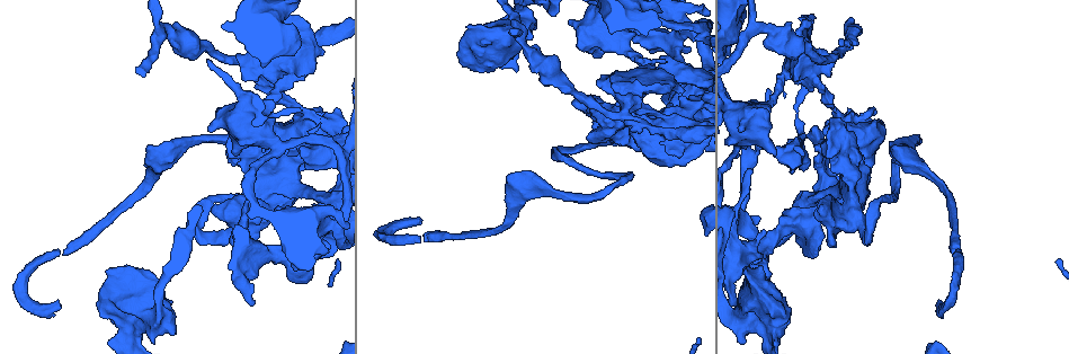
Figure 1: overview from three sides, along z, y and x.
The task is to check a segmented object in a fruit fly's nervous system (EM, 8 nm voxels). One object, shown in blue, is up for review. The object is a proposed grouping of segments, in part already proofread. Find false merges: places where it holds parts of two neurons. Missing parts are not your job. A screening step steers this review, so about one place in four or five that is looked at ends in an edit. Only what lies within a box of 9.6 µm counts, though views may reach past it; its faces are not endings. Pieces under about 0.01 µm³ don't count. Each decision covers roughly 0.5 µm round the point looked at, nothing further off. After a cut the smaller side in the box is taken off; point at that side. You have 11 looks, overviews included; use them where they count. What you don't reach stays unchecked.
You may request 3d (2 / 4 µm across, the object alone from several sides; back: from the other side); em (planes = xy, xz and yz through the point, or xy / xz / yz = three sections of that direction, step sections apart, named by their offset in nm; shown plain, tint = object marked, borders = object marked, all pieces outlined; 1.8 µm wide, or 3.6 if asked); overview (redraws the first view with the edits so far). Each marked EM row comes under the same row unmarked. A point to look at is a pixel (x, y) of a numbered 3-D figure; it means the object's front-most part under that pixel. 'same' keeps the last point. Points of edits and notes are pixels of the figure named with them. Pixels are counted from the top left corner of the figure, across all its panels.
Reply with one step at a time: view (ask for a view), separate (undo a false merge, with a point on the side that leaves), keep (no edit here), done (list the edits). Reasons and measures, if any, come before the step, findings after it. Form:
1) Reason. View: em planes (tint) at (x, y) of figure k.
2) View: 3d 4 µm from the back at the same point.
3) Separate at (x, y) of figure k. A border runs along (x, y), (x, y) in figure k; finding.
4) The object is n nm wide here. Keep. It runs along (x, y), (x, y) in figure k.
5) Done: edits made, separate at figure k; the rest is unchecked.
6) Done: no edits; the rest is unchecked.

A narrow waist. View: em planes (tint) at (257, 252) of figure 1.

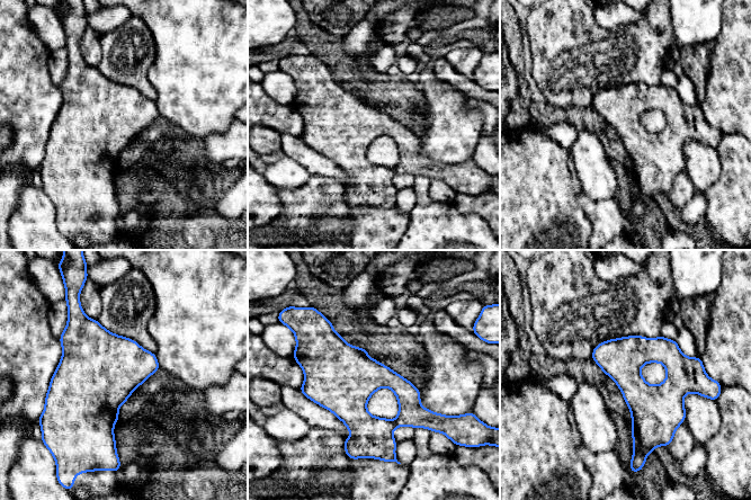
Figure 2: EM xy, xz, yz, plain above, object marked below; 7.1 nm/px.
Keep. One neuron here.

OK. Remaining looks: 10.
Sudden change in width. View: em 3.6 µm xz step 16 (tint) at (254, 221) of figure 1.

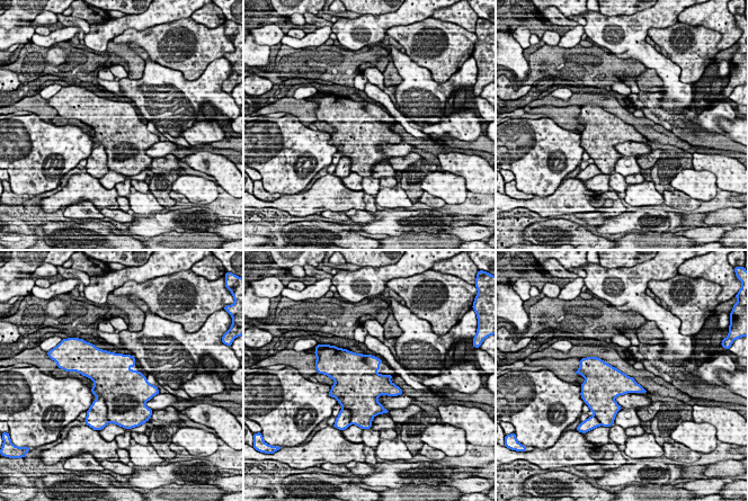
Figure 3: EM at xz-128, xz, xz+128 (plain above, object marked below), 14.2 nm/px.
Keep. One neuron here.

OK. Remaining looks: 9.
Calibre changes. View: em 3.6 µm xz step 16 (tint) at (489, 45) of figure 1.

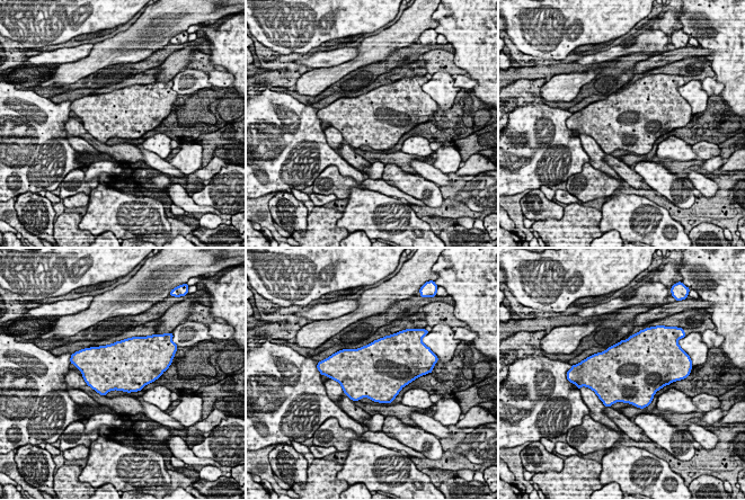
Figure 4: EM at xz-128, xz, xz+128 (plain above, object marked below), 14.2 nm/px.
Another direction. View: em 3.6 µm planes (tint) at the same point.

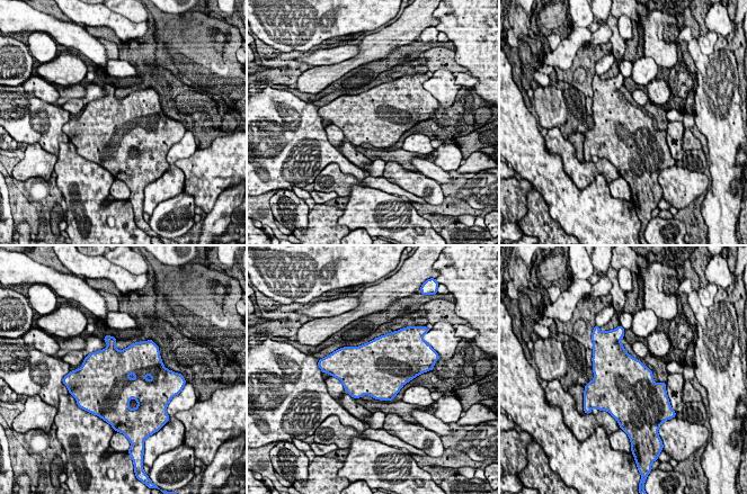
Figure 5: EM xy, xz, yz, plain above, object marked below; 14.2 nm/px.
Keep. Continuous, no second neuron.

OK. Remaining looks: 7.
Sharp bend. View: em 3.6 µm yz step 4 (tint) at (838, 153) of figure 1.

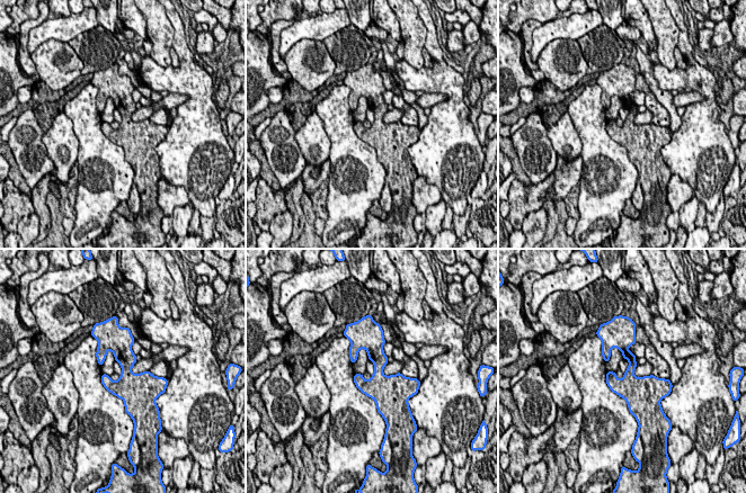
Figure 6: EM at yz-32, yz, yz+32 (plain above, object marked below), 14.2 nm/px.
View: em 3.6 µm planes (tint) at the same point.

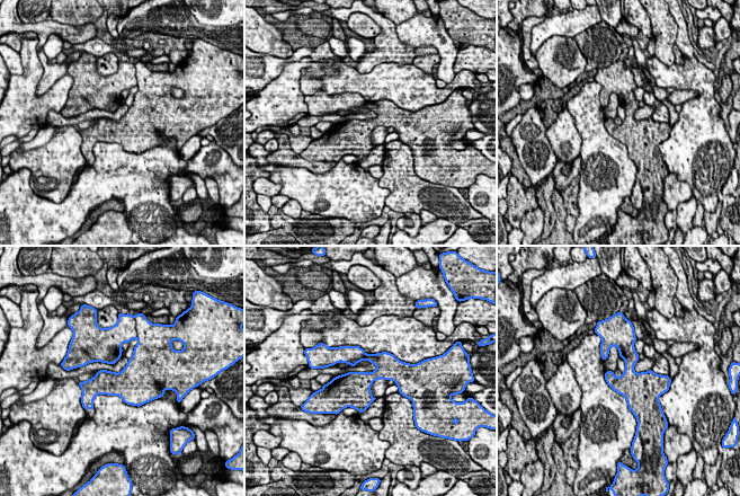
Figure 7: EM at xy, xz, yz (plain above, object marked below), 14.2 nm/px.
The object is 260 nm wide here. Keep. One neuron here.

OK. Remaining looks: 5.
Thick turns thin. View: 3d 4 µm from the back at (803, 219) of figure 1.

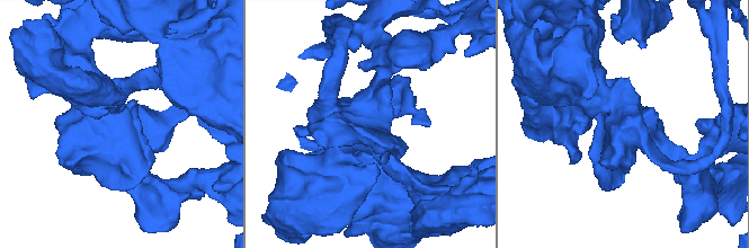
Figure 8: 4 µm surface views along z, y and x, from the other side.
View: em planes (tint) at (620, 122) of figure 8.

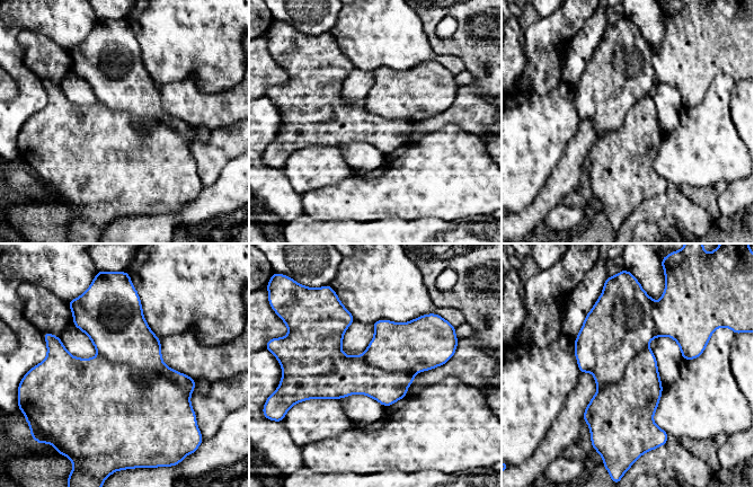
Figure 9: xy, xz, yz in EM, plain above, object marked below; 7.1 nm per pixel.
Keep. Continuous, no second neuron.

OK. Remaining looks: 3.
Done: no edits; the rest is unchecked.

